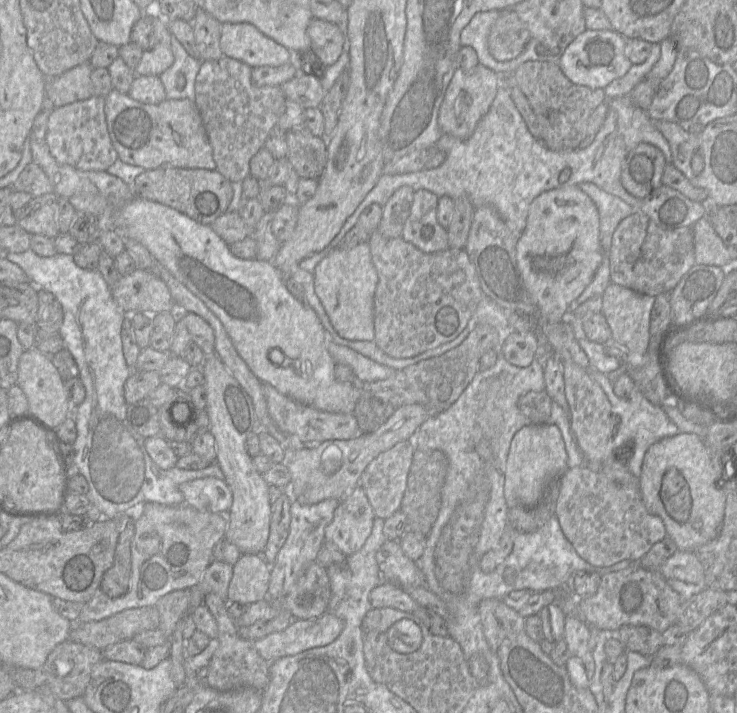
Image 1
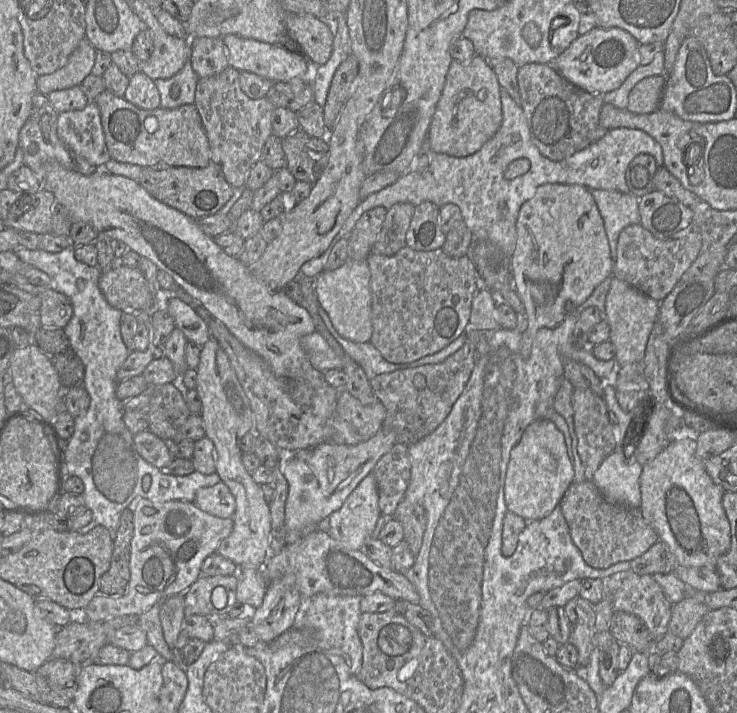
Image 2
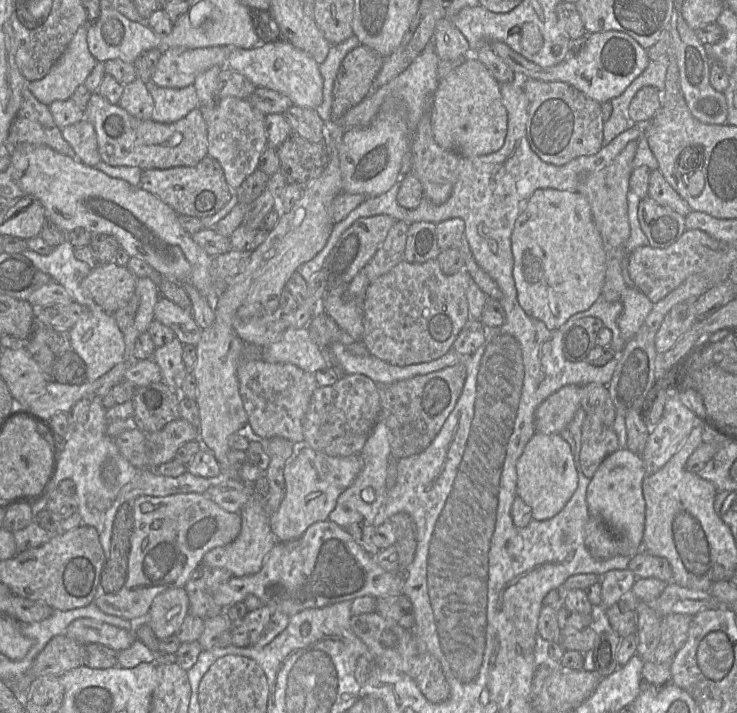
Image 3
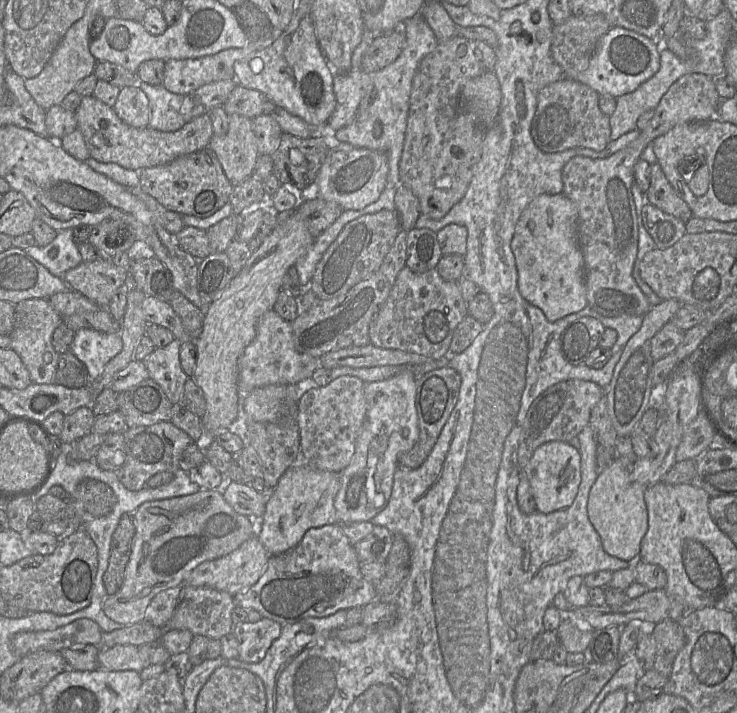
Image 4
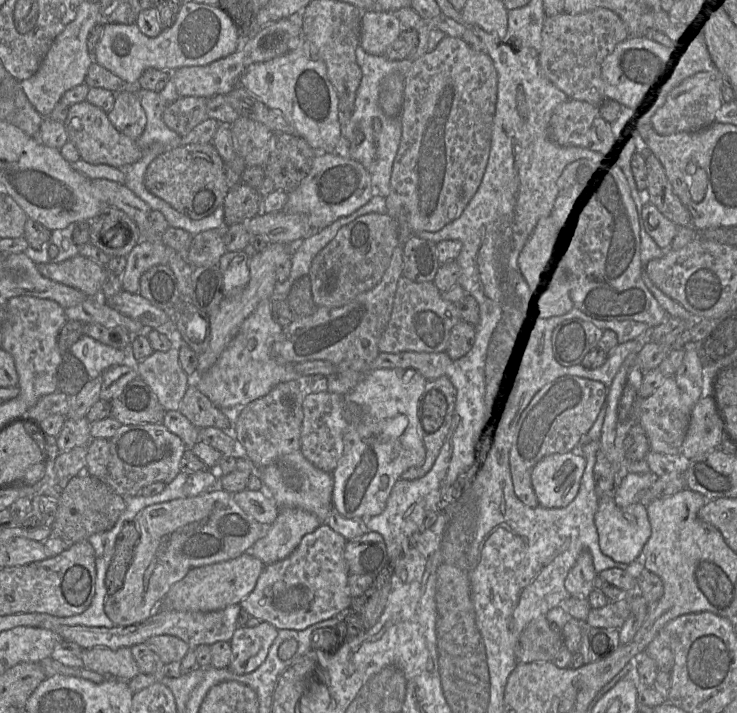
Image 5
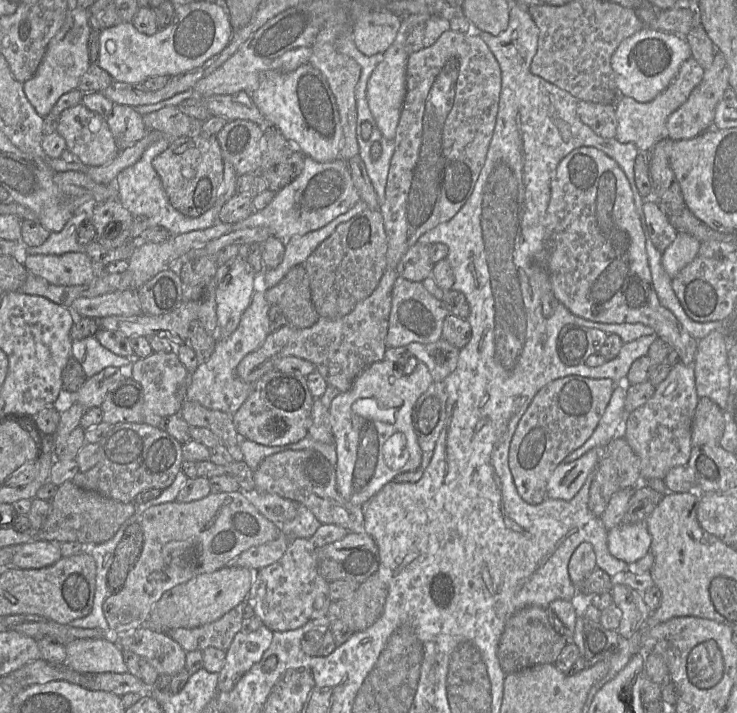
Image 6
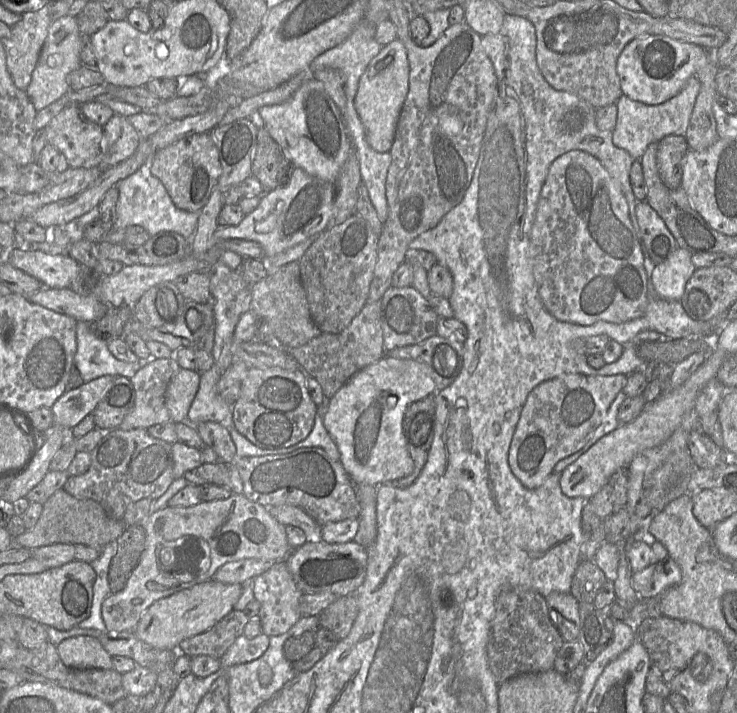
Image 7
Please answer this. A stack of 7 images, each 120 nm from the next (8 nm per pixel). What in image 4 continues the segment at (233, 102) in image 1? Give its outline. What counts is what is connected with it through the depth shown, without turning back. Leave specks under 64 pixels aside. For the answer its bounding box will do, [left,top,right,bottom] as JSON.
[208,114,259,187]

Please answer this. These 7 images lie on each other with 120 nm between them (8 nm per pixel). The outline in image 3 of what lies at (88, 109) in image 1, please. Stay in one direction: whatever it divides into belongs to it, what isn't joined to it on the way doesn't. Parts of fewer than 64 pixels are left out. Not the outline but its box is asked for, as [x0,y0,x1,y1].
[61,119,101,167]

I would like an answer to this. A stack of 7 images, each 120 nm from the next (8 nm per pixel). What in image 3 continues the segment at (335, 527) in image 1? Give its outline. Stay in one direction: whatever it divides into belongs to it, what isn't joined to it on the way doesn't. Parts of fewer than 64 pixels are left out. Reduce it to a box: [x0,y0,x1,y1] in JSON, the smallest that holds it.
[328,419,391,529]

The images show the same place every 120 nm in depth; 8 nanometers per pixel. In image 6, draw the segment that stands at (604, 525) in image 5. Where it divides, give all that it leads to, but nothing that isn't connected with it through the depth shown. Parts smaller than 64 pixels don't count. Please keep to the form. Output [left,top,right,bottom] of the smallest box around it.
[607,522,651,566]

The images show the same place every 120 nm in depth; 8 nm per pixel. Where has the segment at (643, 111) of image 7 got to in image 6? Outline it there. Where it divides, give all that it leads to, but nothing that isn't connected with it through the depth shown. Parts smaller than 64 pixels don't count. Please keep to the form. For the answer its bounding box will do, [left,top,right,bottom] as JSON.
[615,57,704,153]

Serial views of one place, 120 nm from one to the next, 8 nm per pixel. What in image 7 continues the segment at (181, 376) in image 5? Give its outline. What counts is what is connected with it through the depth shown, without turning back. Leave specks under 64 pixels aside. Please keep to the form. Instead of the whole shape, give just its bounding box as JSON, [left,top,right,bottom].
[119,358,180,429]

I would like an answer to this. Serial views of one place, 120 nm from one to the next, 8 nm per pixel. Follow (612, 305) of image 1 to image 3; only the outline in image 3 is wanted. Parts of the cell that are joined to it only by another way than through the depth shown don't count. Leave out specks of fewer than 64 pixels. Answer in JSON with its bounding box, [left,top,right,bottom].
[617,287,654,341]

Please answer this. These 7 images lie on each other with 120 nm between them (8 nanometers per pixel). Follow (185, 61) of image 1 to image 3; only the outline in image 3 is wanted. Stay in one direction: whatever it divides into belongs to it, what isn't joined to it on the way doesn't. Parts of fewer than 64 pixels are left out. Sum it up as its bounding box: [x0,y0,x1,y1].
[145,80,199,123]

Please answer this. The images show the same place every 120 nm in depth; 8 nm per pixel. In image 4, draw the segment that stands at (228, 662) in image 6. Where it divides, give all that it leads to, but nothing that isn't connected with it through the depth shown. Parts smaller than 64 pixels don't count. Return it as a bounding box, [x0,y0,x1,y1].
[233,617,282,663]

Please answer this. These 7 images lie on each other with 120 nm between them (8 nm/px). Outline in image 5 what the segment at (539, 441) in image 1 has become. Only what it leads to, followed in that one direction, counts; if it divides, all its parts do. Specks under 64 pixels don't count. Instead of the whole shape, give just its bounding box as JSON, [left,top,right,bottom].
[532,448,586,508]

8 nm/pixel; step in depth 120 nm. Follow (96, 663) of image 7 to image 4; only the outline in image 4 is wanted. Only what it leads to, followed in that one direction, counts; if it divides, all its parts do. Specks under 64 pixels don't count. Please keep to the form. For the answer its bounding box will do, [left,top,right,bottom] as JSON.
[98,644,145,672]

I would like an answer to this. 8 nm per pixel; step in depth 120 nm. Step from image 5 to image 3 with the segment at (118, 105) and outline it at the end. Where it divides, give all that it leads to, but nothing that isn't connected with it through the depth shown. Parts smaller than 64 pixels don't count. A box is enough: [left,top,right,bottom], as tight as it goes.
[118,77,154,120]

